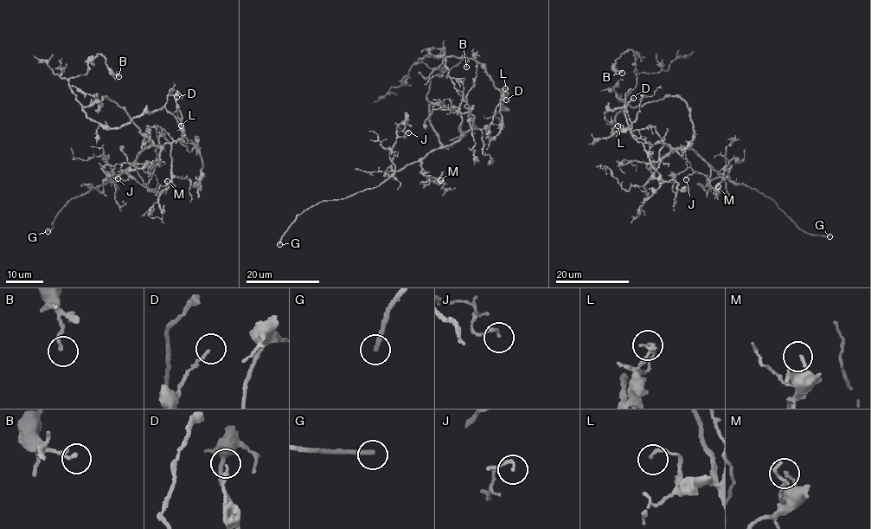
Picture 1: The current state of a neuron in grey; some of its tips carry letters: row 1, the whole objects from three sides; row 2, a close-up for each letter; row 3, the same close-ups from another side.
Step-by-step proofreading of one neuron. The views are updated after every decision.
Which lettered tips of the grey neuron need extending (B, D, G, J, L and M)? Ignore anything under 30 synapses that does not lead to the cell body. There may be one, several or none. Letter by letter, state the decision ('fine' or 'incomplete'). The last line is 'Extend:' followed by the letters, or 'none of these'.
B: fine
D: fine
G: incomplete
J: fine
L: fine
M: fine
Extend: G

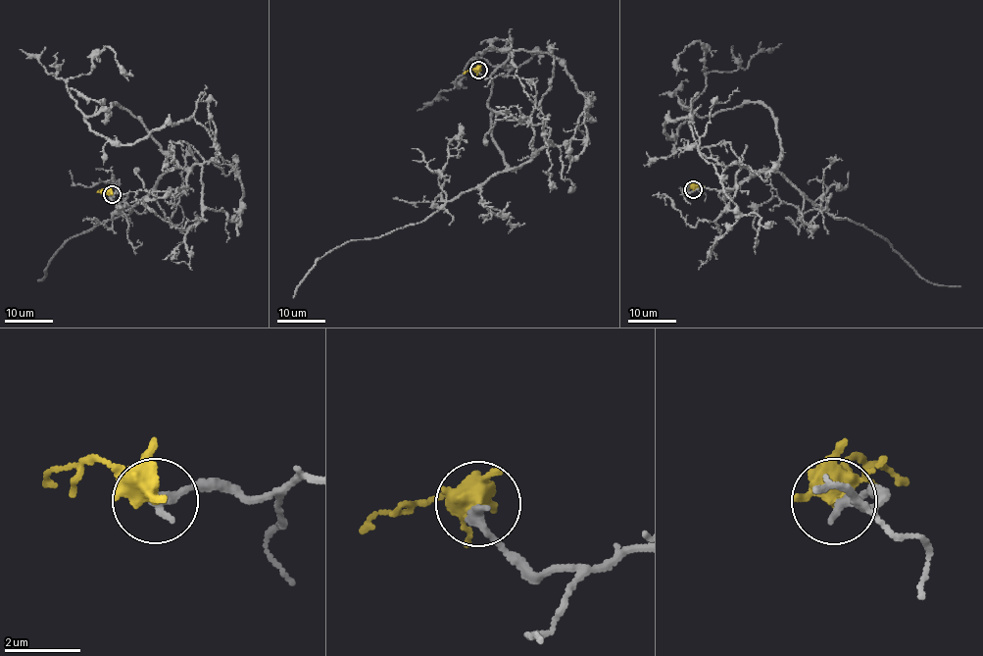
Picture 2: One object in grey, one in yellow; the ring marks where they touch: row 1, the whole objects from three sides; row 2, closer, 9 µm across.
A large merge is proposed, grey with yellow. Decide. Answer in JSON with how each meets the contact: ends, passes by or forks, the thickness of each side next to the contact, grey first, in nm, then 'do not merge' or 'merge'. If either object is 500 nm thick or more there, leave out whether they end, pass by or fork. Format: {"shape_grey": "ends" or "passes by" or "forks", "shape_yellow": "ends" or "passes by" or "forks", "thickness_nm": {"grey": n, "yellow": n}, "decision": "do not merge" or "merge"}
{"shape_grey": "ends", "shape_yellow": "forks", "thickness_nm": {"grey": 280, "yellow": 400}, "decision": "merge"}

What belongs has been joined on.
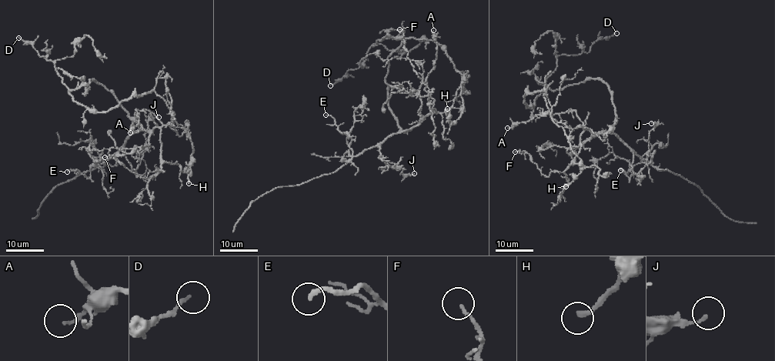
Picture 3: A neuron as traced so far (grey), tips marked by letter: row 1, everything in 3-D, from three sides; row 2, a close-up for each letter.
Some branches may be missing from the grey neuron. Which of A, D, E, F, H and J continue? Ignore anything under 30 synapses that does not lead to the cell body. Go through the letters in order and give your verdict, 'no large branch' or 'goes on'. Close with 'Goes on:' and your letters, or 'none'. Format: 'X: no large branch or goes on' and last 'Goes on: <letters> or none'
A: no large branch
D: no large branch
E: no large branch
F: no large branch
H: no large branch
J: no large branch
Goes on: none

